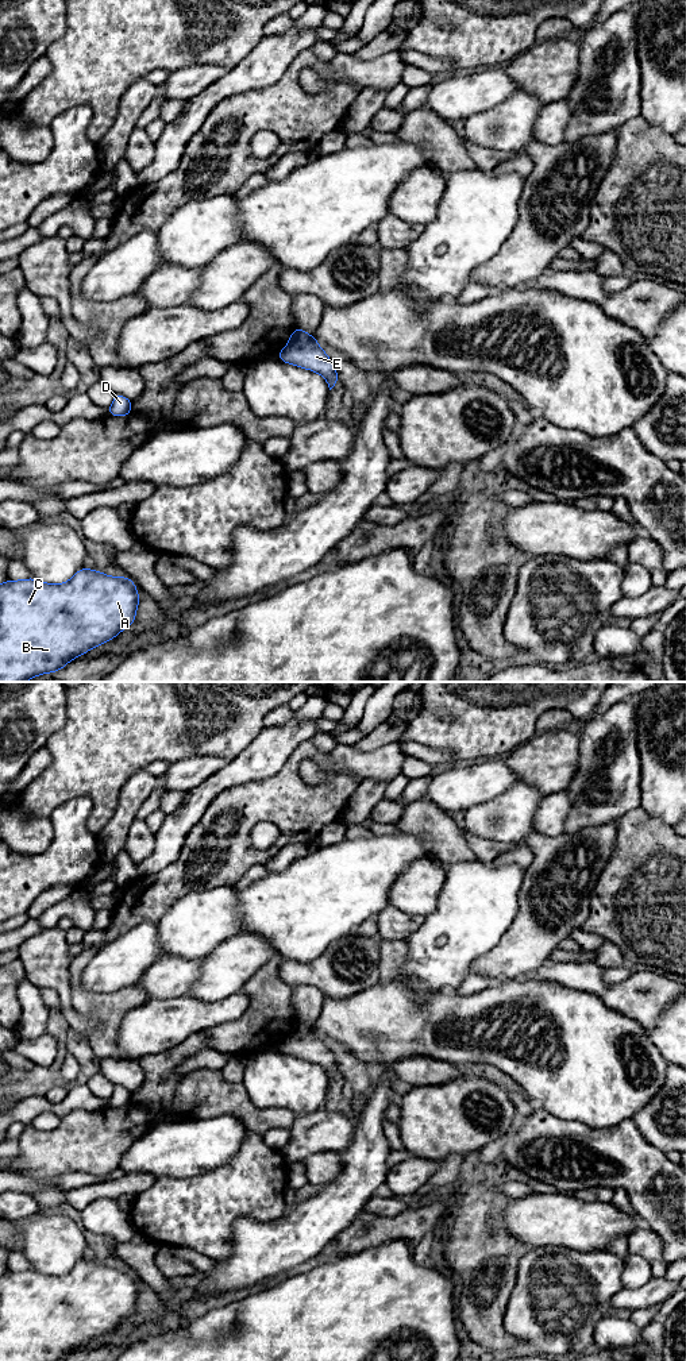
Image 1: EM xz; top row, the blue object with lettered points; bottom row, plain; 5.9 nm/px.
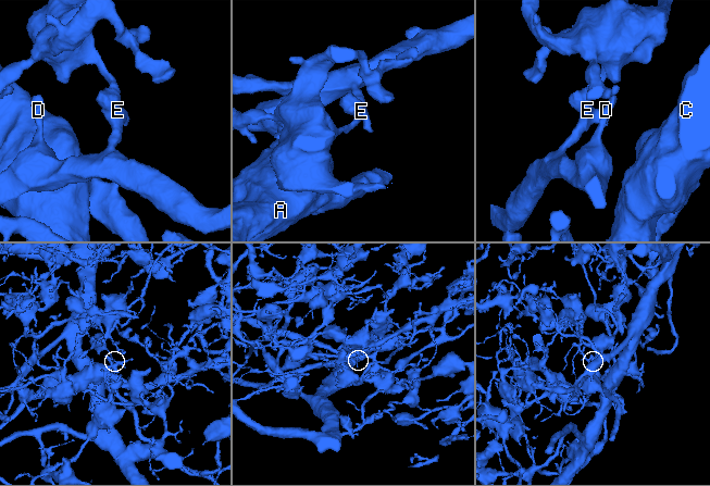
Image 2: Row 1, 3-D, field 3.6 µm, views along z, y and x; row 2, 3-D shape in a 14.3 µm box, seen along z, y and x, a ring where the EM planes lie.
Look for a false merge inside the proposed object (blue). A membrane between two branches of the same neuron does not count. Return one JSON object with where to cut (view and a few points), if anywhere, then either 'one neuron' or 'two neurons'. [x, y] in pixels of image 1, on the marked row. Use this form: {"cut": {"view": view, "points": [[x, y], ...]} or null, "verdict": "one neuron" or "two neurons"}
{"cut": {"view": "xz", "points": [[315, 339], [286, 347]]}, "verdict": "two neurons"}

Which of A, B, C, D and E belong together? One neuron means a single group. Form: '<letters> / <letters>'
A B C / D E

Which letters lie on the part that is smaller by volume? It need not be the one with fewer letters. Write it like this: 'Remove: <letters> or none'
Remove: D, E

